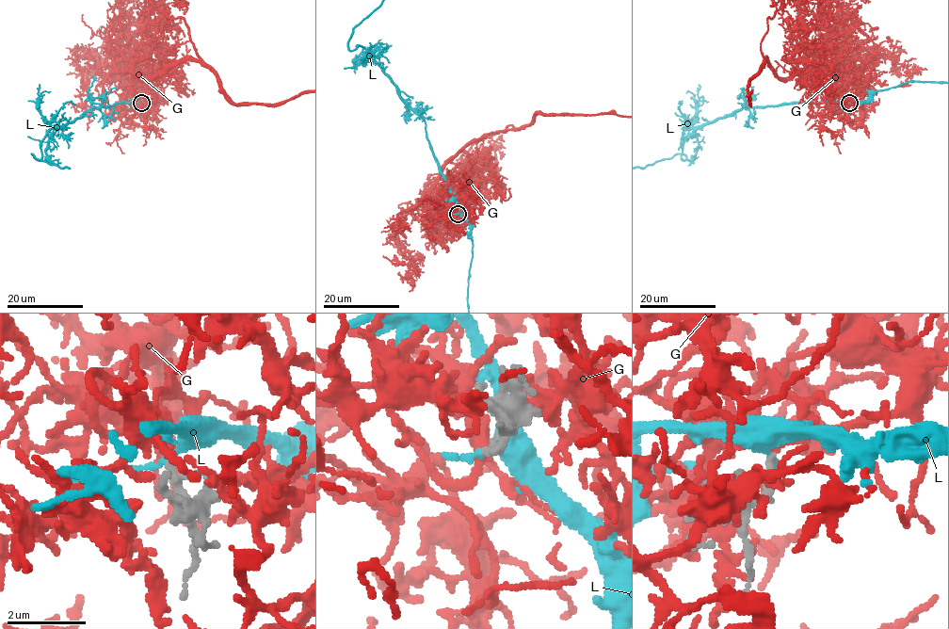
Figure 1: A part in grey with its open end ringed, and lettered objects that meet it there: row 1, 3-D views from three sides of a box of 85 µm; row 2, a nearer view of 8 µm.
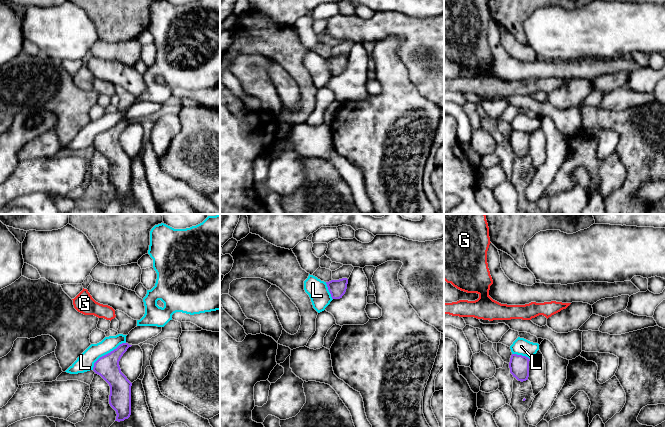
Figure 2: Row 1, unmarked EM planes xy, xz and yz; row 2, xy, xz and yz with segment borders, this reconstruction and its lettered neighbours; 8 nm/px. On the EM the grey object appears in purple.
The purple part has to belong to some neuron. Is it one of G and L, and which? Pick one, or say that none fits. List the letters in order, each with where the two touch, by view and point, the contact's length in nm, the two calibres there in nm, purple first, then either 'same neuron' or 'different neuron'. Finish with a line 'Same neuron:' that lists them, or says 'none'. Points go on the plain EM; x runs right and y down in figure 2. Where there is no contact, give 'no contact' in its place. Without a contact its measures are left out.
G: no contact; same neuron
L: contact xy (106, 130); length 340 nm; calibres 190 and 140 nm; different neuron
Same neuron: G

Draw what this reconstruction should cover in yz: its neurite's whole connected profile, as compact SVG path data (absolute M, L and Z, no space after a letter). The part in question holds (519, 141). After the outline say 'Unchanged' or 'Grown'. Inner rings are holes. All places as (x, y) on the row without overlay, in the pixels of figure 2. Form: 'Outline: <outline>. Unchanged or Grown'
Outline: M512 130L509 138L510 149L518 157L526 157L529 153L529 137L526 132Z. Unchanged

